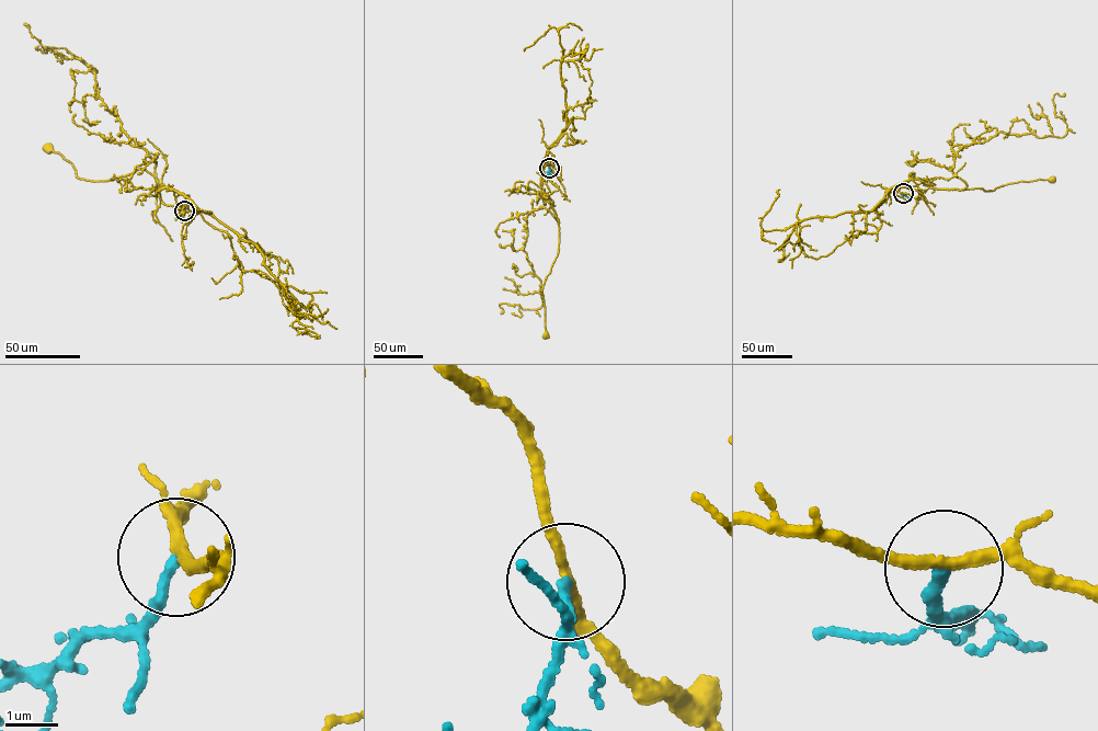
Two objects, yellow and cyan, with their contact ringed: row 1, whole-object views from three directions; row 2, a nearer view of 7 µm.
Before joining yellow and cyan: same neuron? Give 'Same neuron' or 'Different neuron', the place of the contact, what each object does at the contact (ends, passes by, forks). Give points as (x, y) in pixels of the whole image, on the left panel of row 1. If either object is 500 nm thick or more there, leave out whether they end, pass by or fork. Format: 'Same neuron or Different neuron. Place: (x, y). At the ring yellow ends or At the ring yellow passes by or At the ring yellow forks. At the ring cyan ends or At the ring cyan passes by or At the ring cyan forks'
Different neuron. Place: (184, 210). At the ring yellow passes by. At the ring cyan ends

